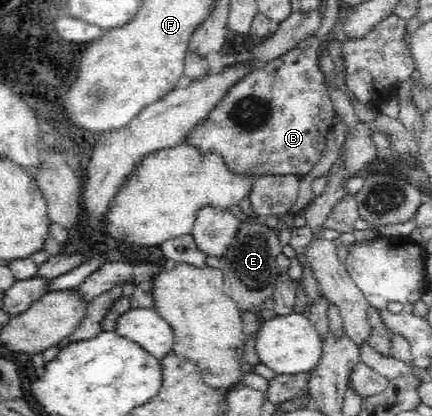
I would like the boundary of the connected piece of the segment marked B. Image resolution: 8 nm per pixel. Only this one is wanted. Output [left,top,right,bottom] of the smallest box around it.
[184,35,336,178]

